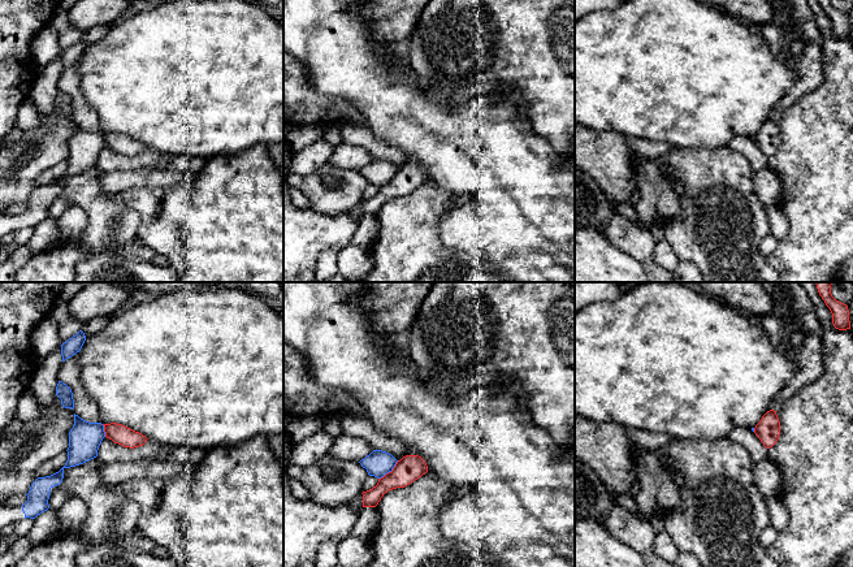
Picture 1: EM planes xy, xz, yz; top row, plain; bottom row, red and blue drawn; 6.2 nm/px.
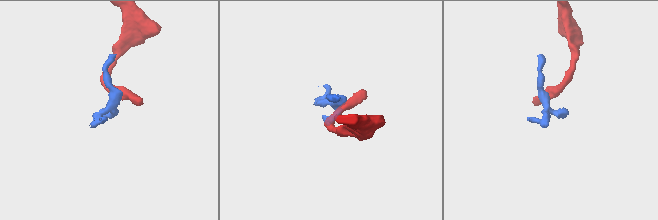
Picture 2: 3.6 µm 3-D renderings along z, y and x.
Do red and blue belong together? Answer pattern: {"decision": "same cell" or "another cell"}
{"decision": "another cell"}

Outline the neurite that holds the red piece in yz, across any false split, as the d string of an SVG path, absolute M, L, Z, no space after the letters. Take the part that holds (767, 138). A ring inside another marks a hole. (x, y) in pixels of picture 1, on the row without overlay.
M767 120L755 134L754 142L766 157L772 156L780 144L780 130L776 120Z

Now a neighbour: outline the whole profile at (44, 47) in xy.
M46 26L39 34L34 38L31 43L31 52L35 64L44 69L53 60L60 57L61 47L59 44L59 35L51 27Z

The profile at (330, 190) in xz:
M326 163L309 176L302 177L300 190L307 195L309 207L322 215L335 215L351 212L354 207L363 202L363 192L368 181L355 169L339 169L332 163Z

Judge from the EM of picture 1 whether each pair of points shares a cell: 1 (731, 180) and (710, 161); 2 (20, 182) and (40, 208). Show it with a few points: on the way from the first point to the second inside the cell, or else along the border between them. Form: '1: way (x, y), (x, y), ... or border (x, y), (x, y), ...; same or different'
1: way (726, 177), (715, 167); same
2: border (38, 186), (25, 203); different

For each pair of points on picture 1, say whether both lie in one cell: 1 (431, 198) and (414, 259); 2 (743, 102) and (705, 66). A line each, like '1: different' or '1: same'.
1: same
2: same

